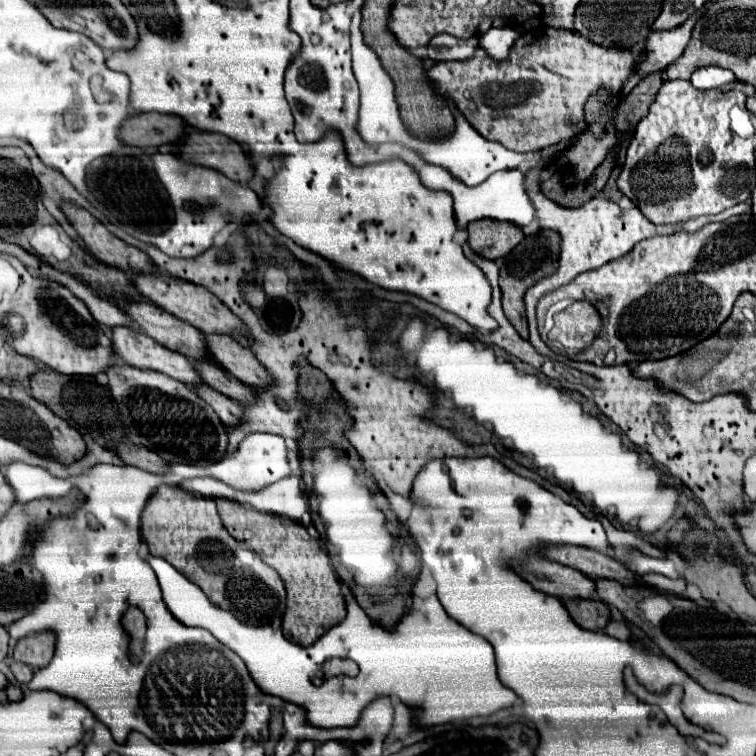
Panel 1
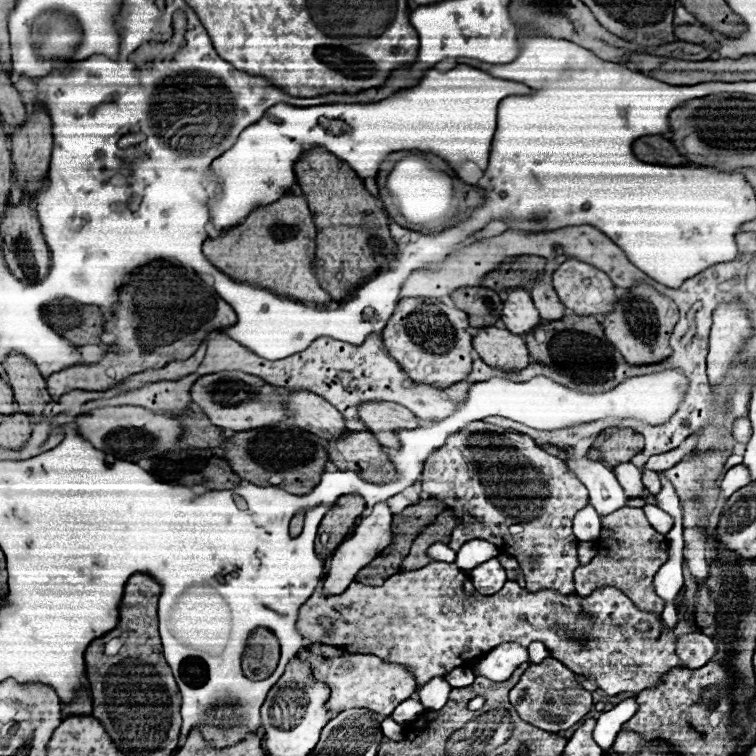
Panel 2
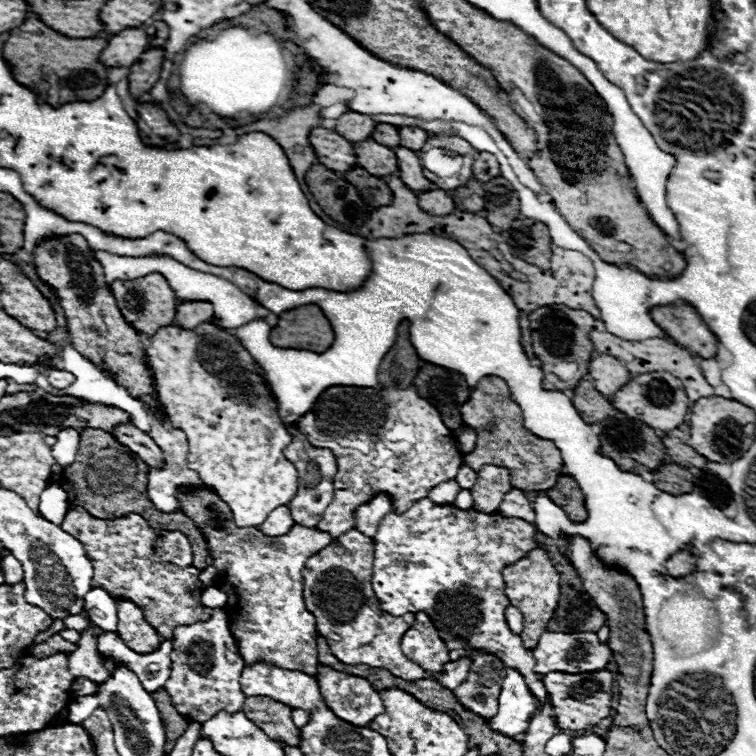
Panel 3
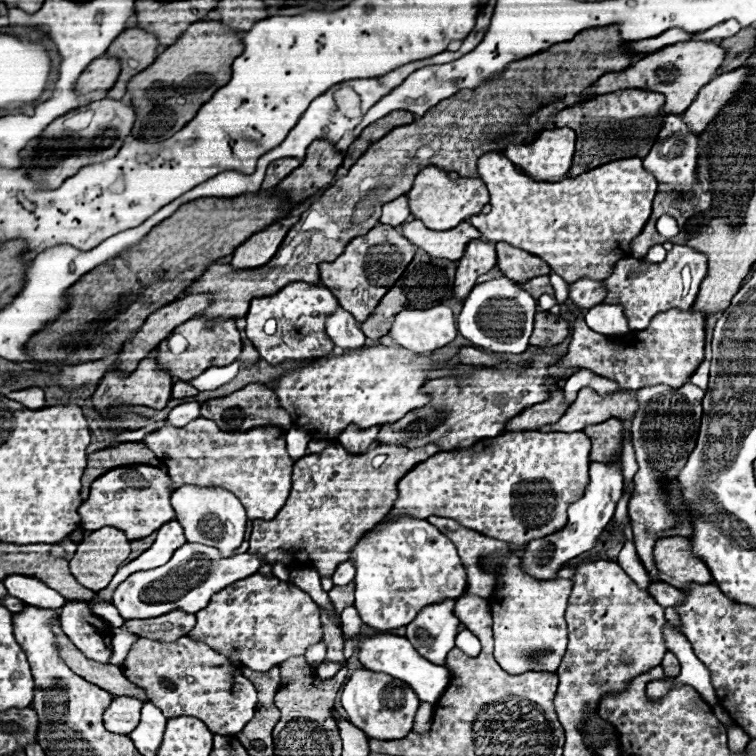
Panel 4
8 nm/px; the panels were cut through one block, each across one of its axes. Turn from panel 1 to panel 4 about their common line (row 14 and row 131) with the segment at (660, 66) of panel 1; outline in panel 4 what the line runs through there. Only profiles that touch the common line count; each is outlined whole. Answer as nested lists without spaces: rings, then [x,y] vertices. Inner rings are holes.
[[[736,68],[732,72],[716,76],[698,92],[698,98],[694,98],[694,102],[686,108],[682,116],[686,118],[686,124],[690,126],[690,130],[694,130],[694,134],[700,134],[700,130],[704,130],[714,120],[714,116],[728,104],[728,100],[738,94],[746,76],[746,68]]]

